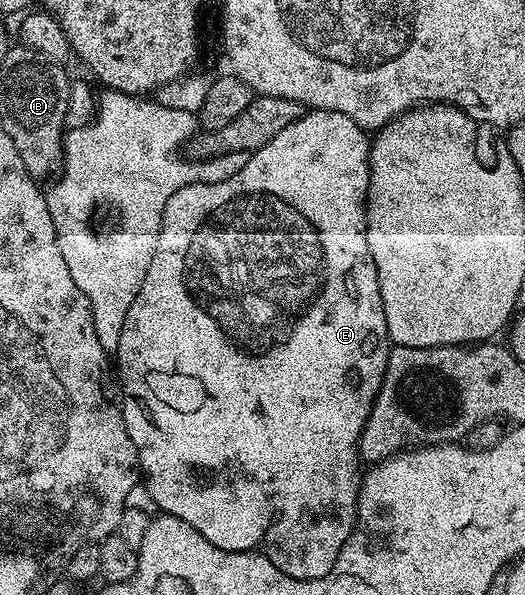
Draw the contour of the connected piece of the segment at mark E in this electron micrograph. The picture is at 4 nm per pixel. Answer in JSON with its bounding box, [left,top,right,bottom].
[116,110,392,552]

